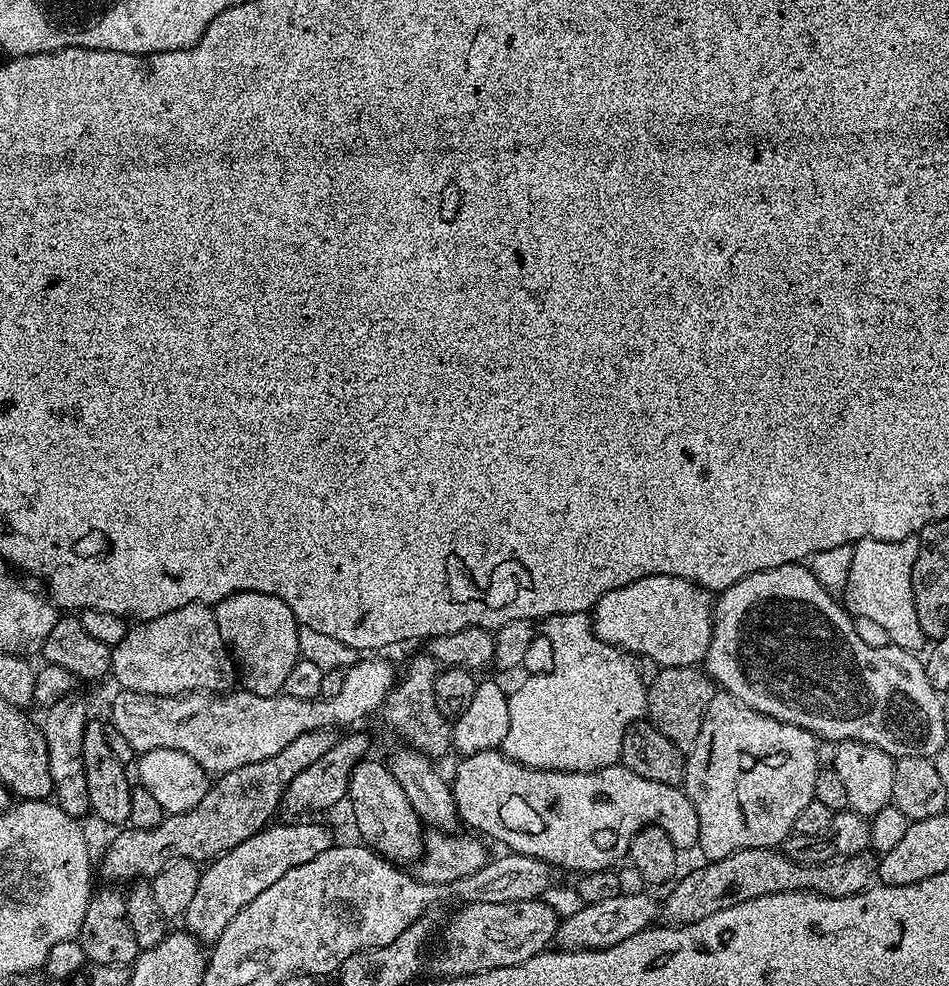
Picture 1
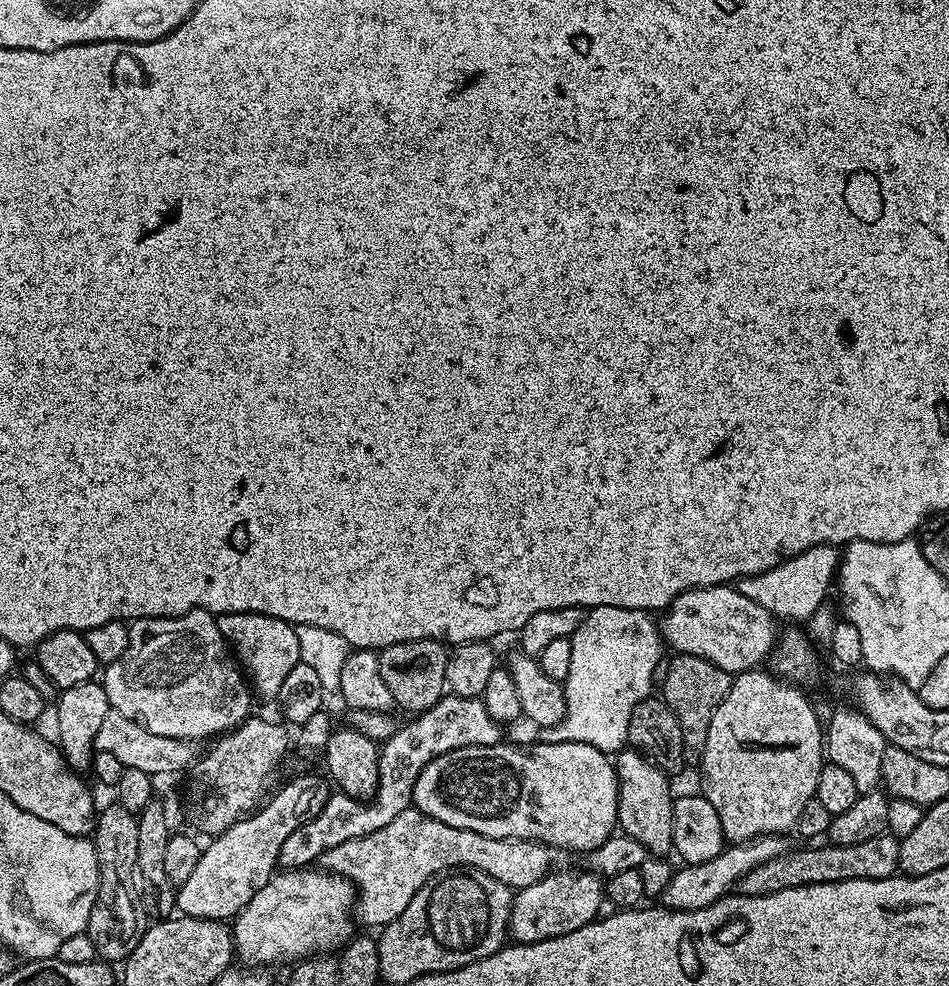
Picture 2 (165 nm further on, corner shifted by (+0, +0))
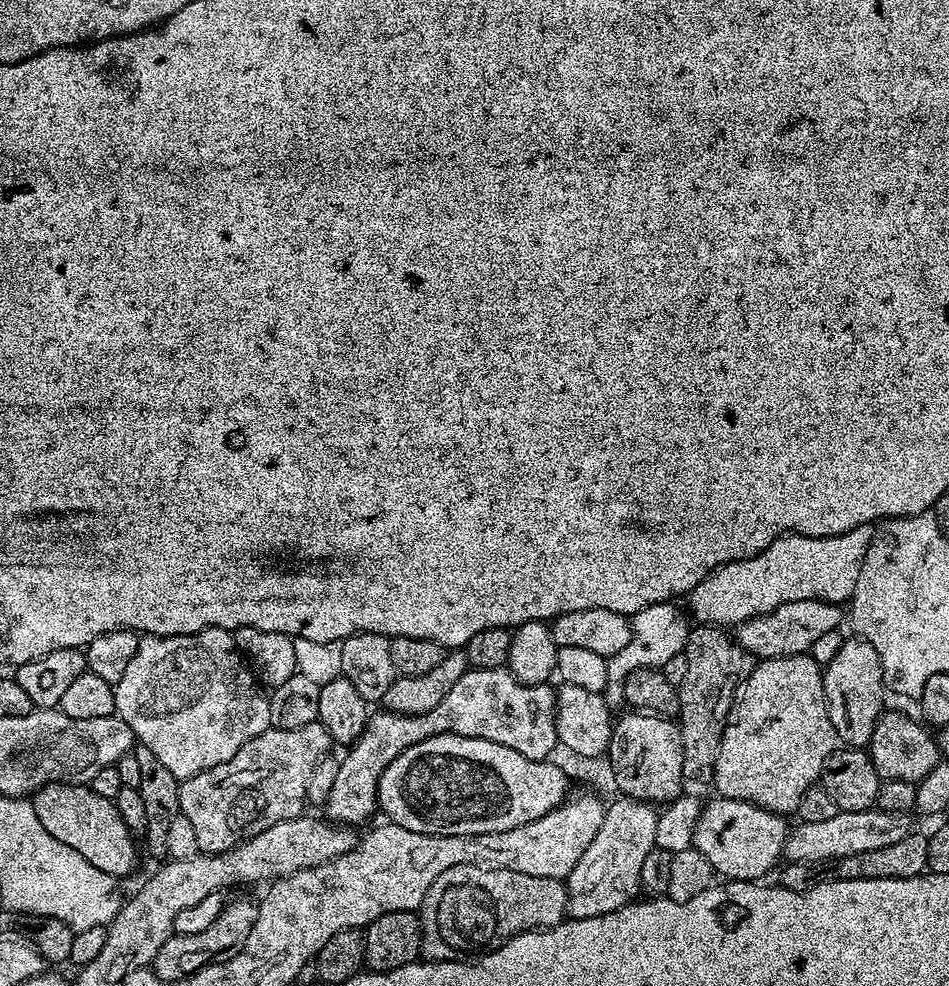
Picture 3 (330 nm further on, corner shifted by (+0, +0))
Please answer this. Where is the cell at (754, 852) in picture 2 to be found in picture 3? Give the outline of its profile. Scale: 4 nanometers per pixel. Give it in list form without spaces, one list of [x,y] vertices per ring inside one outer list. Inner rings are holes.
[[[875,806],[853,812],[837,810],[822,822],[797,823],[784,843],[783,859],[790,864],[821,866],[827,860],[835,862],[854,854],[866,854],[866,850],[882,850],[882,846],[894,846],[894,842],[913,835],[912,818],[906,812],[884,812]]]

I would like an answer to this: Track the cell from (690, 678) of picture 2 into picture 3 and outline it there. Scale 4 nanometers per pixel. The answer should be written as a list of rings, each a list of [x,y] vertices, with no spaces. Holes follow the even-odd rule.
[[[696,626],[689,631],[686,642],[684,643],[684,651],[682,653],[682,661],[684,660],[684,677],[678,680],[678,691],[680,694],[680,710],[678,713],[678,723],[680,726],[680,737],[682,738],[682,774],[685,781],[692,782],[692,780],[705,780],[705,782],[711,781],[712,771],[716,765],[716,759],[718,758],[718,750],[720,749],[720,739],[724,733],[724,724],[722,721],[725,719],[727,712],[732,708],[732,702],[736,698],[736,689],[743,684],[744,679],[749,676],[754,667],[754,657],[749,652],[745,652],[735,639],[728,636],[723,627],[720,626]]]

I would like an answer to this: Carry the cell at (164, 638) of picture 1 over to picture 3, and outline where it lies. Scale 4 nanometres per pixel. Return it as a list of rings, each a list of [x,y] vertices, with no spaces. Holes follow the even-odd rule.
[[[203,628],[200,632],[185,636],[141,635],[138,650],[134,650],[134,658],[130,658],[130,666],[126,666],[122,678],[114,687],[116,689],[115,715],[128,723],[133,737],[139,743],[146,745],[154,753],[154,758],[158,758],[158,762],[162,762],[162,766],[166,766],[166,770],[170,770],[170,774],[174,774],[174,778],[179,781],[189,780],[194,774],[205,772],[234,758],[234,754],[238,754],[238,750],[242,750],[242,746],[250,742],[250,738],[258,738],[258,734],[273,727],[272,705],[269,697],[258,687],[258,681],[252,669],[248,667],[244,657],[240,655],[240,649],[236,646],[235,635],[227,628]]]

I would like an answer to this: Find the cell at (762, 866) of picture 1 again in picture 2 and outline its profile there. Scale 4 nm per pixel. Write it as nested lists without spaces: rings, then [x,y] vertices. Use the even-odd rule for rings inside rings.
[[[891,834],[870,838],[870,842],[858,842],[854,846],[842,846],[831,842],[825,843],[825,845],[825,848],[804,848],[801,852],[789,850],[783,856],[770,858],[770,862],[762,862],[762,866],[754,866],[754,870],[750,870],[740,879],[738,885],[739,895],[765,896],[766,894],[774,894],[798,886],[846,882],[847,880],[885,880],[888,876],[897,875],[900,866],[900,840]]]

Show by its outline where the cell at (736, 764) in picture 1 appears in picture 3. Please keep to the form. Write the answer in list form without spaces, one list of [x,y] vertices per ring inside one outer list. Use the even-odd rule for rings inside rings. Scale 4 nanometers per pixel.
[[[810,654],[760,660],[736,689],[736,698],[726,714],[711,783],[716,784],[720,796],[750,802],[770,812],[792,814],[798,802],[802,802],[802,794],[819,781],[826,758],[837,747],[838,741],[826,710],[822,666],[814,662]]]

